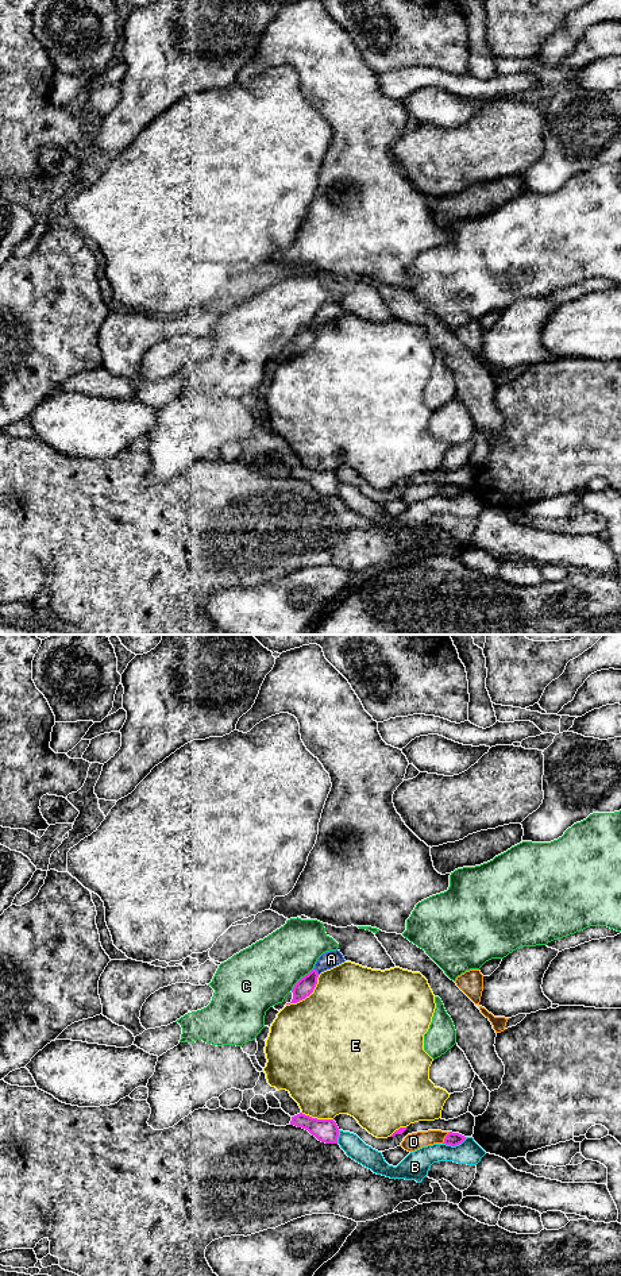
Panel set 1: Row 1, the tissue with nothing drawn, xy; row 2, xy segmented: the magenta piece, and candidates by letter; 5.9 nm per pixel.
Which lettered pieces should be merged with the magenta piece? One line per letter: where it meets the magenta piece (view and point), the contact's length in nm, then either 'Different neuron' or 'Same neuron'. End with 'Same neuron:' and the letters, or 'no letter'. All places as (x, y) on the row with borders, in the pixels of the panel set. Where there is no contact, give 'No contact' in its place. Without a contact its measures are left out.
A: Touches magenta at xy (316, 971). Shared border 50 nm. Same neuron
B: Touches magenta at xy (454, 1145). Shared border 150 nm. Different neuron
C: Touches magenta at xy (300, 979). Shared border 190 nm. Different neuron
D: Touches magenta at xy (446, 1137). Shared border 90 nm. Different neuron
E: Touches magenta at xy (307, 995). Shared border 260 nm. Different neuron
Same neuron: A

